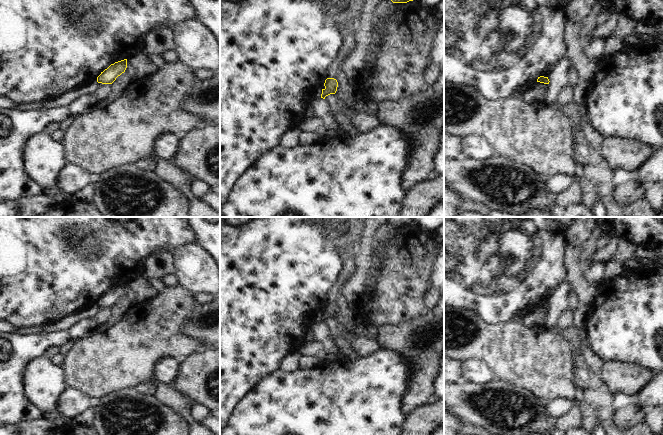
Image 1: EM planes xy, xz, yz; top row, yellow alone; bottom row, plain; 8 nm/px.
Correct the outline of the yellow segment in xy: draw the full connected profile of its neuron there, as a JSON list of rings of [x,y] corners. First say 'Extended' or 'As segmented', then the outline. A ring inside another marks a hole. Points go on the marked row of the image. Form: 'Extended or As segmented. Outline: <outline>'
As segmented. Outline: [[[127,59],[115,62],[105,69],[97,77],[97,82],[102,84],[112,84],[118,76],[125,72],[127,68]]]

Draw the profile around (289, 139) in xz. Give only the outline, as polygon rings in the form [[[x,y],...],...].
[[[298,128],[285,132],[282,135],[280,146],[288,149],[299,145],[300,144],[299,138],[301,133],[302,132]]]

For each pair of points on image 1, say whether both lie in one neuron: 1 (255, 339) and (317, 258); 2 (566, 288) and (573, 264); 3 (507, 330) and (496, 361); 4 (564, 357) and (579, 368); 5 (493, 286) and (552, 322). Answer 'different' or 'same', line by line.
1: same
2: different
3: same
4: different
5: different

